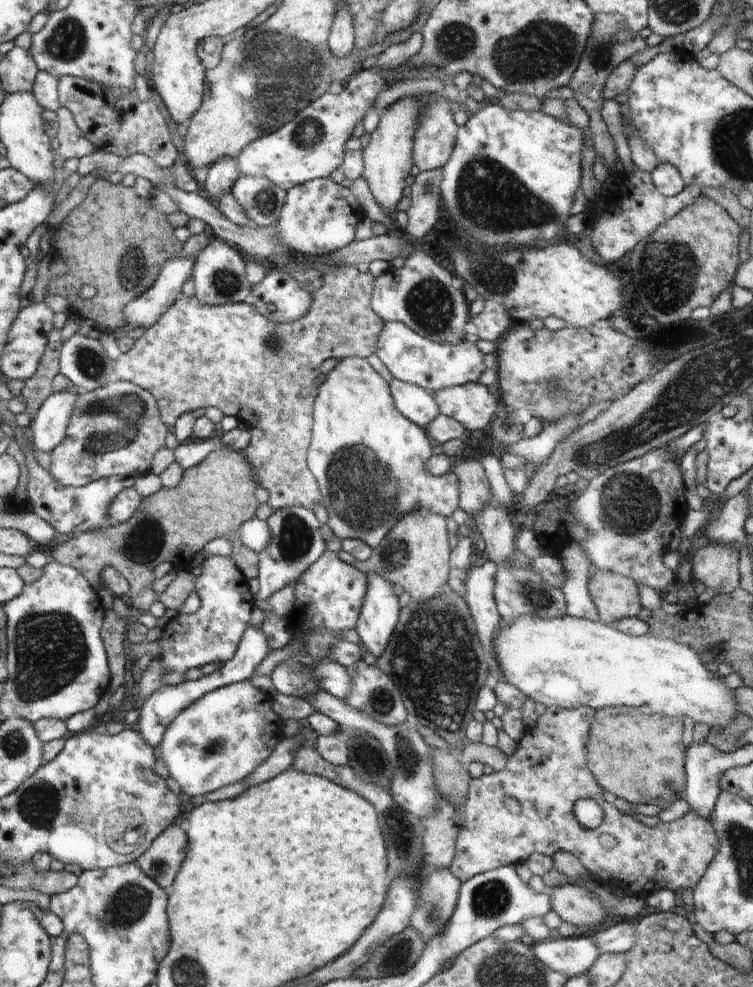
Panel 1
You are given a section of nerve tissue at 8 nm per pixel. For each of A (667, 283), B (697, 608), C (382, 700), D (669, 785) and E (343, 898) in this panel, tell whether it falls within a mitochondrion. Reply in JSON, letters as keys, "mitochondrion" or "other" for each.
{"A":"mitochondrion","B":"other","C":"mitochondrion","D":"mitochondrion","E":"other"}

